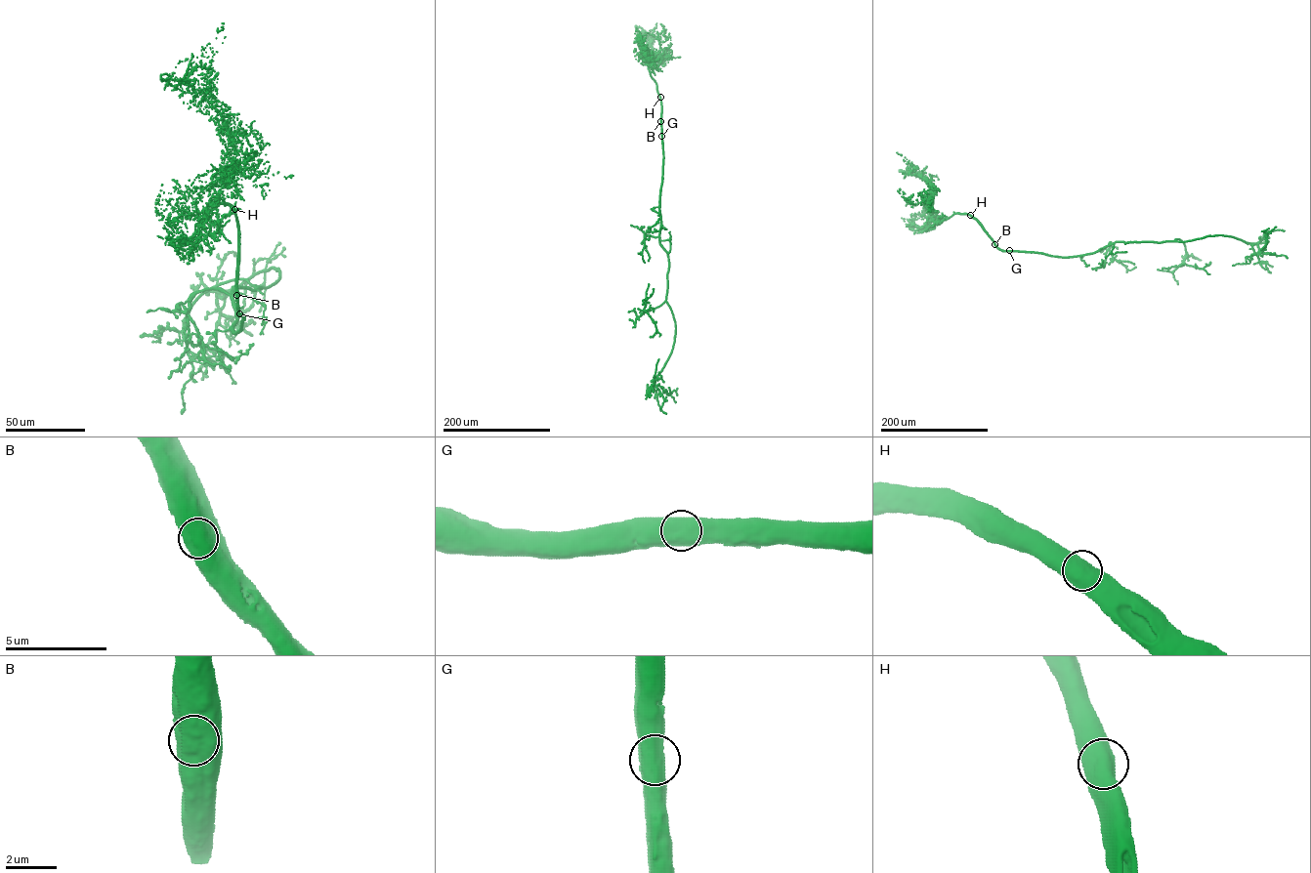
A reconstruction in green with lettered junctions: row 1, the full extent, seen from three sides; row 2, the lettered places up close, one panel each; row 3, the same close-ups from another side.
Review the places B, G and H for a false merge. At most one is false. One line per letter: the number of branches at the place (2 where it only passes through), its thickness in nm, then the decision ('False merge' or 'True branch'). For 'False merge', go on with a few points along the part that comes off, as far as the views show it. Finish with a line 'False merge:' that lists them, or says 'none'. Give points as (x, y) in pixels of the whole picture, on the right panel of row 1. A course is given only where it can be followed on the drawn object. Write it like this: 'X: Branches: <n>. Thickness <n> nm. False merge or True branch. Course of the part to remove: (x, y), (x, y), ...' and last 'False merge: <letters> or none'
B: Branches: 2. Thickness 850 nm. True branch
G: Branches: 2. Thickness 1000 nm. True branch
H: Branches: 2. Thickness 850 nm. True branch
False merge: none

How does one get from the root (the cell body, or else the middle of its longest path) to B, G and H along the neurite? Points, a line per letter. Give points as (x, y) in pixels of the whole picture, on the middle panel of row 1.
B: (662, 168), (660, 121)
G: (662, 168), (661, 136)
H: (662, 168), (660, 97)

